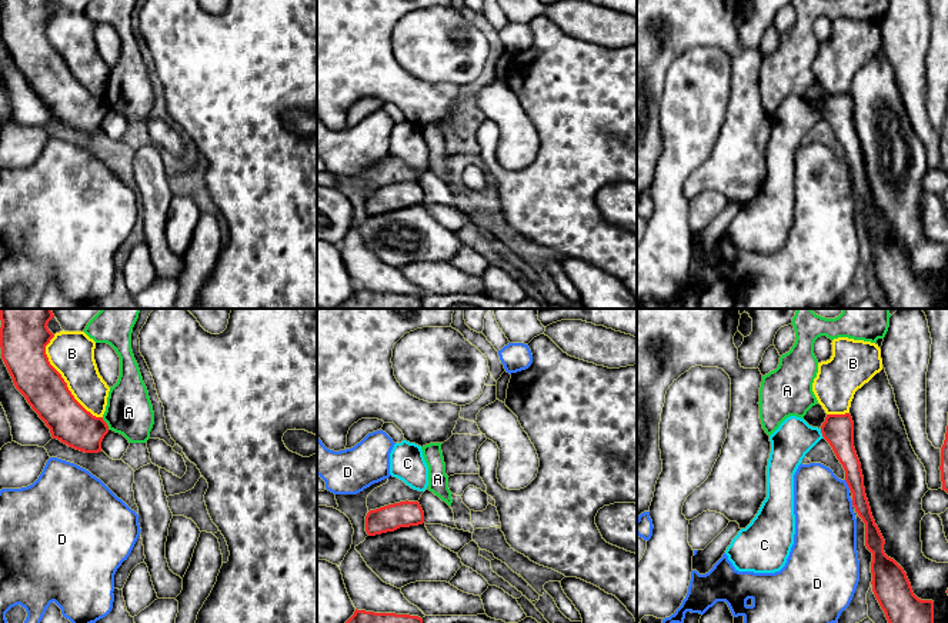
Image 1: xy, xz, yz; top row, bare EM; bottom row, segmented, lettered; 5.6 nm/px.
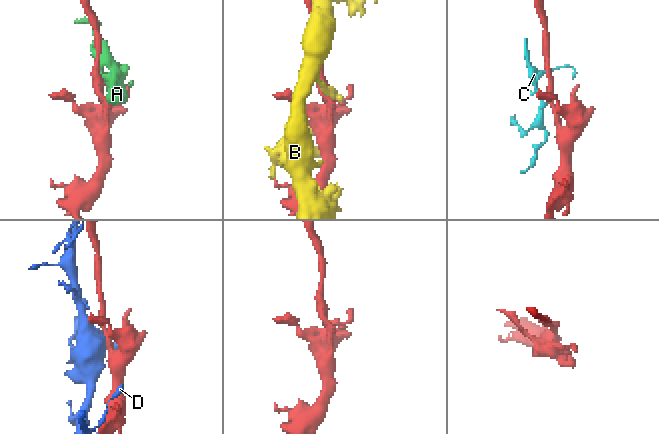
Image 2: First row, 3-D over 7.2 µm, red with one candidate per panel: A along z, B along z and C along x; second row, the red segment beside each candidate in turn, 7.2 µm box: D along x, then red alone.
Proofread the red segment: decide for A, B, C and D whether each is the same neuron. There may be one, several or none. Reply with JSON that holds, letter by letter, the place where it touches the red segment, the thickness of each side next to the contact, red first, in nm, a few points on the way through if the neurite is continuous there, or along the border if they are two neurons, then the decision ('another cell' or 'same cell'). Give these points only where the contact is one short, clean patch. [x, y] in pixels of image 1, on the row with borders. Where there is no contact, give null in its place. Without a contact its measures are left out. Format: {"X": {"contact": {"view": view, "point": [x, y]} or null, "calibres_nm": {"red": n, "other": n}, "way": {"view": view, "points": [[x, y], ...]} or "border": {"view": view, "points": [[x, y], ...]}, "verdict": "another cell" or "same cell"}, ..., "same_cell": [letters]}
{"A": {"contact": {"view": "xy", "point": [106, 423]}, "calibres_nm": {"red": 240, "other": 260}, "verdict": "another cell"}, "B": {"contact": {"view": "xy", "point": [63, 380]}, "calibres_nm": {"red": 240, "other": 260}, "verdict": "another cell"}, "C": {"contact": {"view": "yz", "point": [821, 432]}, "calibres_nm": {"red": 180, "other": 220}, "border": {"view": "yz", "points": [[820, 429], [824, 437]]}, "verdict": "another cell"}, "D": {"contact": {"view": "yz", "point": [847, 483]}, "calibres_nm": {"red": 140, "other": 340}, "verdict": "another cell"}, "same_cell": []}

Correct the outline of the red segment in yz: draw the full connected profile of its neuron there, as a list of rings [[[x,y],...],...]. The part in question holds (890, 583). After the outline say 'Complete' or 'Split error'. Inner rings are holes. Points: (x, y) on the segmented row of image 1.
[[[827,414],[821,433],[845,470],[852,506],[865,523],[865,546],[872,553],[872,592],[888,623],[934,623],[934,602],[918,599],[904,569],[884,552],[885,540],[872,517],[861,463],[854,447],[851,414]]]. Complete

